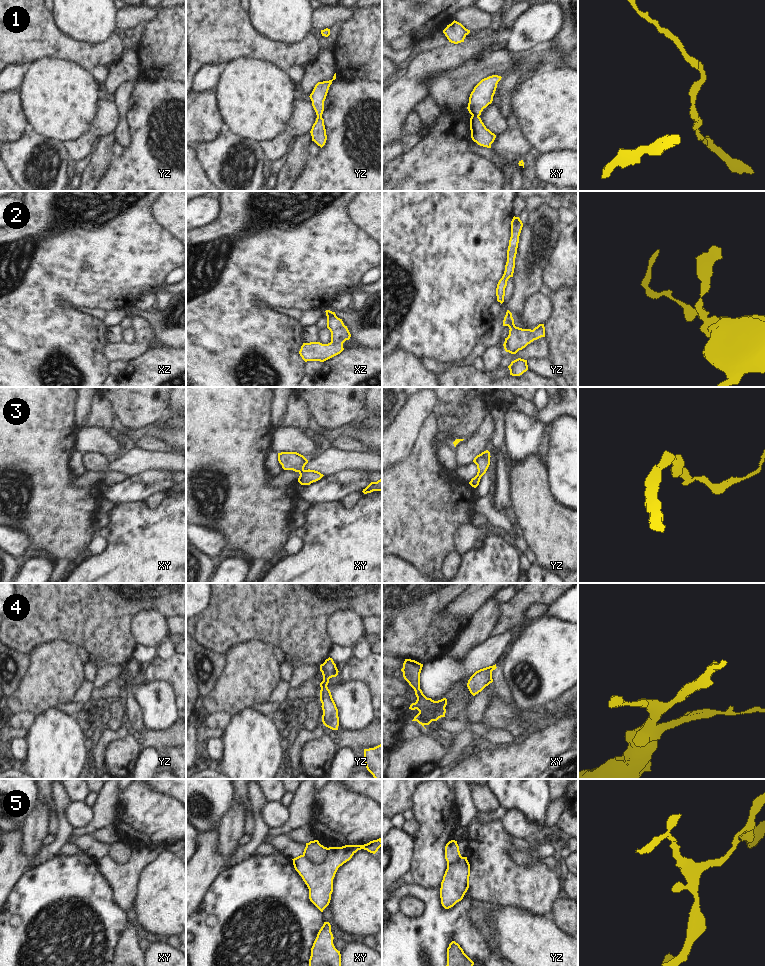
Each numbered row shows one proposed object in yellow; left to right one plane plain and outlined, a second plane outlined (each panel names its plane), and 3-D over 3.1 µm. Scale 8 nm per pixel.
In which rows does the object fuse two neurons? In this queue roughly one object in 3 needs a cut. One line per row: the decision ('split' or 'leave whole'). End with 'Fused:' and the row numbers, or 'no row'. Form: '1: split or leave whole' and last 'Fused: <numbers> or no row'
1: leave whole
2: leave whole
3: leave whole
4: leave whole
5: split
Fused: 5

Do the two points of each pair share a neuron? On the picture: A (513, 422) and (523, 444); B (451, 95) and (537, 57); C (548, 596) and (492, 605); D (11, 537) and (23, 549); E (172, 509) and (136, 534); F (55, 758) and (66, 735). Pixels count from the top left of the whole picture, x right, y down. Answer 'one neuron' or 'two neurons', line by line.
A: one neuron
B: one neuron
C: two neurons
D: one neuron
E: one neuron
F: one neuron

